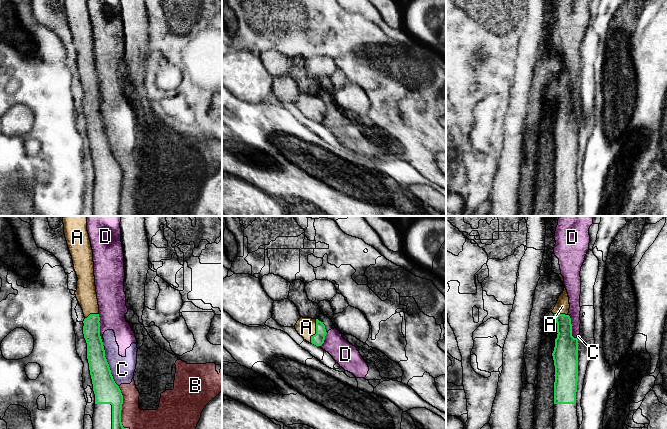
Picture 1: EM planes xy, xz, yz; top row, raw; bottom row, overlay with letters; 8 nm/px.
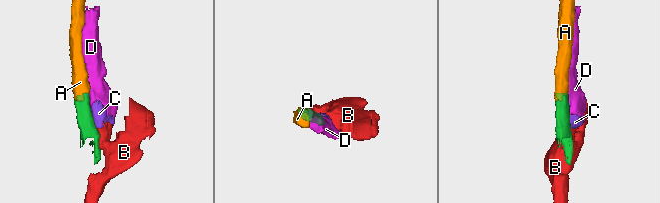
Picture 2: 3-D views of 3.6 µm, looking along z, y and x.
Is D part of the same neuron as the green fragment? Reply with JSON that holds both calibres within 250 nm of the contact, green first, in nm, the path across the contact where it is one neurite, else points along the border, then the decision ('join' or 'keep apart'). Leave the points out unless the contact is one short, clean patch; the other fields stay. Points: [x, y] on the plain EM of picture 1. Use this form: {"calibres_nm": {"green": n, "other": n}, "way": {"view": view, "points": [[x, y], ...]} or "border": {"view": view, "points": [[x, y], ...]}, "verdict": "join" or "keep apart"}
{"calibres_nm": {"green": 140, "other": 220}, "border": {"view": "xy", "points": [[98, 89], [99, 111], [102, 118]]}, "verdict": "keep apart"}

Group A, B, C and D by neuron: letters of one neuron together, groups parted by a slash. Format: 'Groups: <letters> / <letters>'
Groups: A / B C D

